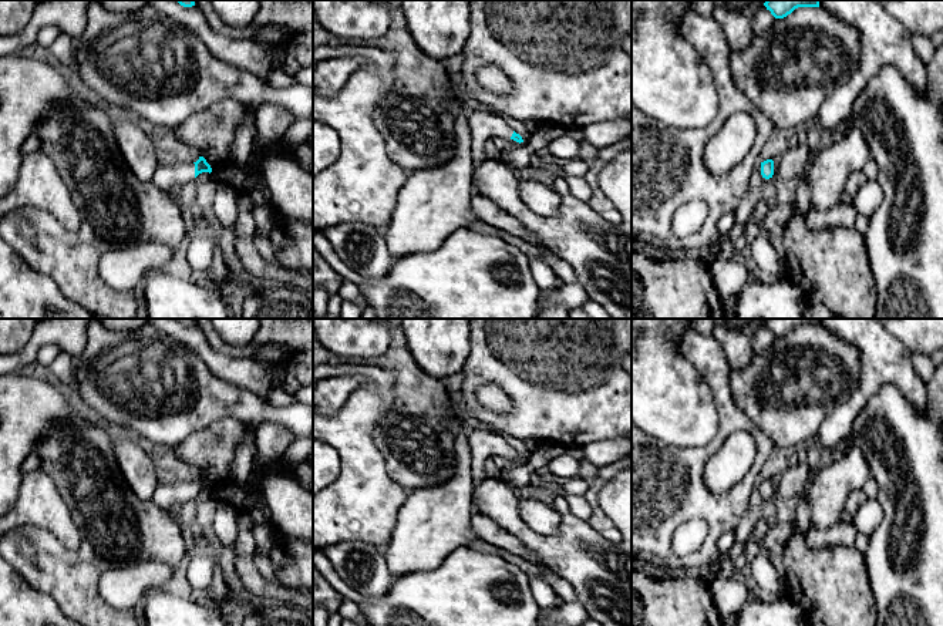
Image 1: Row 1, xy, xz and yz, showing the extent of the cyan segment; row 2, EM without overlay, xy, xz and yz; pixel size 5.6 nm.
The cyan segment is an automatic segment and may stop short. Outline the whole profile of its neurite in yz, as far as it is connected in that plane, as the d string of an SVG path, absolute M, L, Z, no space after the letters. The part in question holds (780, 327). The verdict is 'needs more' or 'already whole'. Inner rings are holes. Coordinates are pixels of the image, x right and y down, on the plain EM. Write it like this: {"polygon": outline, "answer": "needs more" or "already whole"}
{"polygon": "M767 319L764 324L775 337L784 337L798 326L819 326L821 319Z", "answer": "already whole"}

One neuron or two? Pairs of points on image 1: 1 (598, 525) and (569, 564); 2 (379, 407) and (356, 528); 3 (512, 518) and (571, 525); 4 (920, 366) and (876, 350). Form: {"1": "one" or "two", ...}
{"1": "two", "2": "one", "3": "one", "4": "two"}

